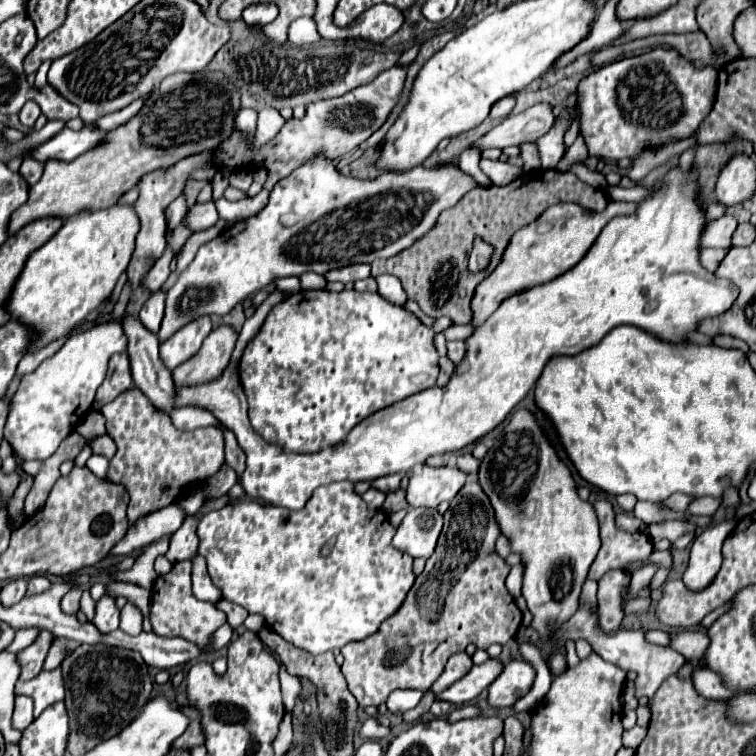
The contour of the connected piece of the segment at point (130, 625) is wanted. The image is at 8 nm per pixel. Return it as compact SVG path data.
M126 603L120 611L120 629L128 635L140 635L142 633L142 613L136 605Z

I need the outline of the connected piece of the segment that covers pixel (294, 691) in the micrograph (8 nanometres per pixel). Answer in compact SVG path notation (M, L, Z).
M282 665L280 667L280 681L282 681L282 701L284 701L284 707L288 711L292 711L294 701L298 699L298 693L302 689L302 679L288 675L286 669L284 669L284 665Z

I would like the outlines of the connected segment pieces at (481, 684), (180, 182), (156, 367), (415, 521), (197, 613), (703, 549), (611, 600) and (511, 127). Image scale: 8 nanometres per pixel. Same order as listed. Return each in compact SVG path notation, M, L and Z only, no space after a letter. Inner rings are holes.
M488 659L482 665L474 665L466 677L450 685L446 691L438 693L434 699L448 701L454 705L472 701L500 675L500 671L502 671L502 663L498 659Z
M208 151L202 153L202 155L192 155L190 159L178 161L168 171L154 171L154 173L150 173L150 175L146 175L146 177L140 179L140 183L138 183L140 197L134 203L134 209L136 209L136 213L140 217L140 233L136 237L136 251L134 251L132 261L128 265L128 281L132 283L132 291L138 287L138 279L142 279L142 275L146 275L146 271L150 269L150 265L154 265L154 259L158 259L164 253L164 249L166 249L166 219L164 219L166 207L176 197L180 197L188 175L194 169L202 167L202 159L206 159L206 155L208 155ZM148 257L152 257L152 259L148 259Z
M128 317L122 325L124 325L124 333L128 337L128 355L130 355L134 385L152 401L152 405L156 405L164 411L172 411L174 409L174 381L170 377L170 371L162 365L162 359L158 355L158 337L154 333L146 331L146 327L142 327L142 323L138 323L138 319Z
M410 509L394 535L394 547L416 557L428 559L434 553L442 531L442 515L436 509Z
M180 561L180 563L174 563L174 567L168 575L160 575L154 581L150 623L152 623L152 631L156 635L182 637L182 639L194 643L200 649L200 653L208 653L212 635L218 627L222 627L226 623L226 615L222 615L222 611L218 611L218 607L214 607L212 603L200 601L192 595L190 561Z
M728 519L720 525L706 529L694 539L690 549L690 565L682 575L682 581L688 591L698 593L714 581L722 563L722 553L720 553L722 543L730 535L734 525L736 519Z
M614 569L608 571L598 581L598 621L602 631L610 633L620 627L620 621L624 617L620 595L624 587L630 583L630 573Z
M538 103L524 113L506 117L502 123L498 123L494 129L490 129L486 135L476 139L472 143L474 149L490 149L490 147L510 147L520 145L526 141L536 141L544 137L554 125L554 113L552 107L546 103Z

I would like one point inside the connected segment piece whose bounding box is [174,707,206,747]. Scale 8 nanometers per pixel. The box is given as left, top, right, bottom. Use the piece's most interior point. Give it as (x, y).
(194, 736)

